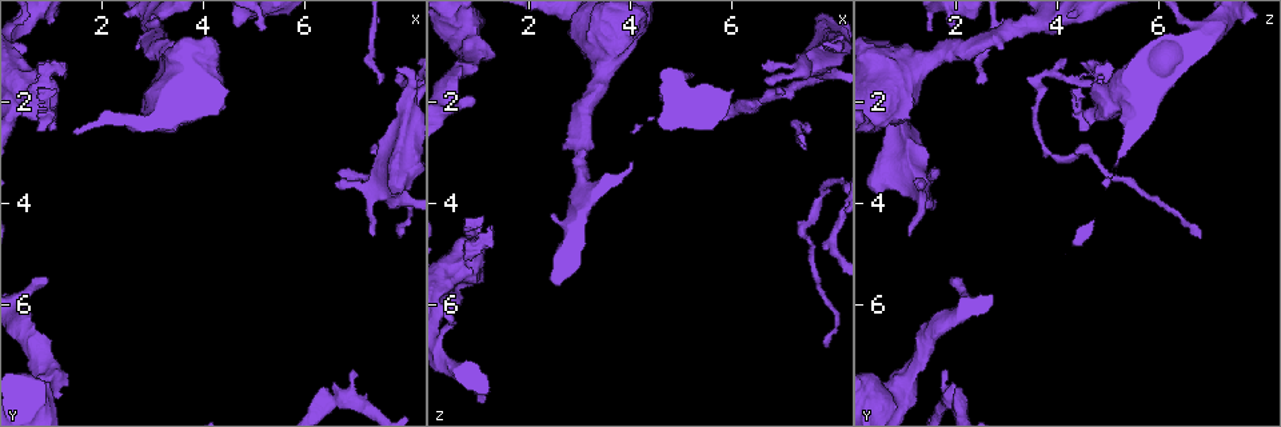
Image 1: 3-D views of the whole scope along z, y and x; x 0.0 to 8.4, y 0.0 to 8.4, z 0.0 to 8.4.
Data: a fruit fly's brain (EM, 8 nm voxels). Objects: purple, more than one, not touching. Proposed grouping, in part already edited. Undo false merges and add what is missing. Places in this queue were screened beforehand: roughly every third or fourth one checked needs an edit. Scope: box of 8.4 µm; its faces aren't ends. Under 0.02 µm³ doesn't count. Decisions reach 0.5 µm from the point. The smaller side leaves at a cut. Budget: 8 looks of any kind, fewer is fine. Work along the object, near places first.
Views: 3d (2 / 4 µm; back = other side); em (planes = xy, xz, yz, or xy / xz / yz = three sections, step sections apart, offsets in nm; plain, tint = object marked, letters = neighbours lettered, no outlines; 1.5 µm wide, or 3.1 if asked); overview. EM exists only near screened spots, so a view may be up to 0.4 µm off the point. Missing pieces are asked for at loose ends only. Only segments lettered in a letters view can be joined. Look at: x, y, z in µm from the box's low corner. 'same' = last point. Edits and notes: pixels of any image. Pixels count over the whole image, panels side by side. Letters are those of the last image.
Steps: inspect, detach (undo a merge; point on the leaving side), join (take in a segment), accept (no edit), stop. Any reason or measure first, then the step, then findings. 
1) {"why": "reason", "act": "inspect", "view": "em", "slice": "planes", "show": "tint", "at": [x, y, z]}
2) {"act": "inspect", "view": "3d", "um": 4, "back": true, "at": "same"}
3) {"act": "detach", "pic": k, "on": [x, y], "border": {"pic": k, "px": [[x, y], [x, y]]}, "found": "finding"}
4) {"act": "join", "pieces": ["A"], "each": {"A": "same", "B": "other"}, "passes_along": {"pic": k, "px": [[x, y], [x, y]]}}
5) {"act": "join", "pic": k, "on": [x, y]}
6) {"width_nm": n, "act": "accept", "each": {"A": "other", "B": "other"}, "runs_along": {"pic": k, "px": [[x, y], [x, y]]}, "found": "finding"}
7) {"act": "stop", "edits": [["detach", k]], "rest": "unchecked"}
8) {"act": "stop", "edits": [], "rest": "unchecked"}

{"why": "stops while still wide", "act": "inspect", "view": "em", "slice": "yz", "step": 8, "show": "letters", "at": [1.30, 7.40, 1.10]}

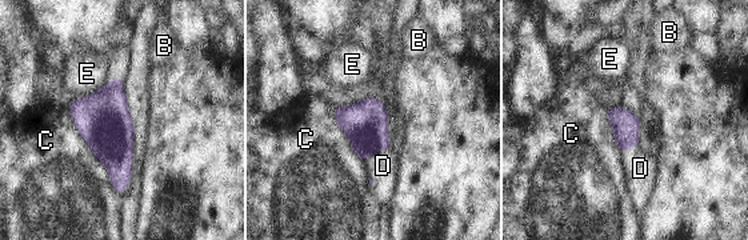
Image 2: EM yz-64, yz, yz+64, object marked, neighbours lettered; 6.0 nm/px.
{"act": "join", "pic": 2, "on": [383, 166], "each": {"B": "other", "C": "other", "D": "same", "E": "other"}, "passes_along": {"pic": 2, "px": [[364, 123], [376, 150], [383, 166]]}, "found": "the cell continues"}

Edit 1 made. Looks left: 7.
{"why": "redraw", "act": "inspect", "view": "overview"}

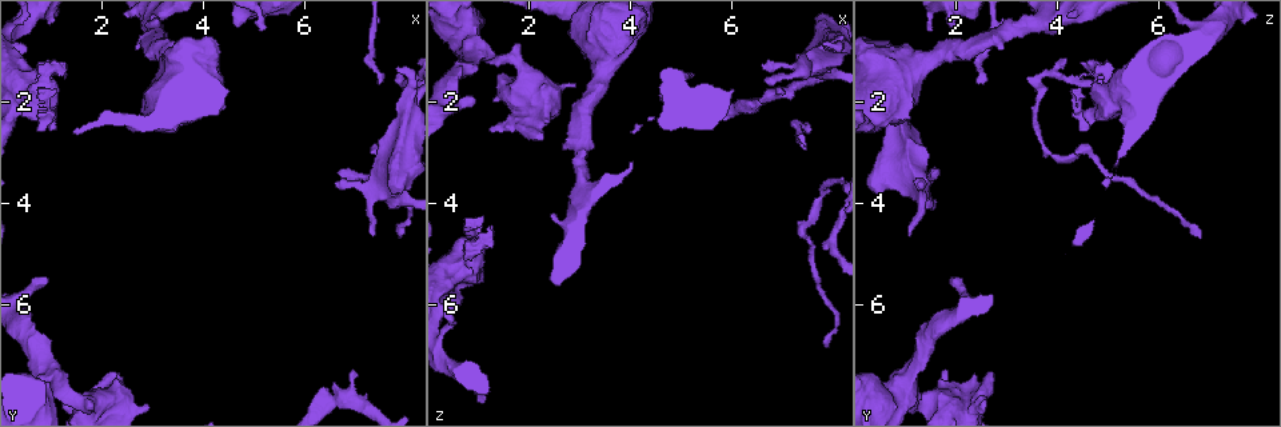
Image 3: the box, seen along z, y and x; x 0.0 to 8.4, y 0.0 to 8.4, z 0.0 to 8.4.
{"why": "tapers out", "act": "inspect", "view": "em", "slice": "yz", "step": 4, "show": "letters", "at": [7.40, 4.70, 1.10]}

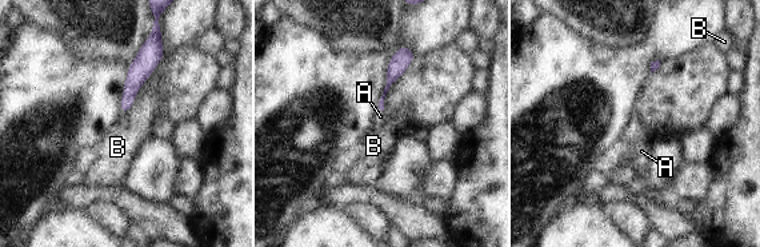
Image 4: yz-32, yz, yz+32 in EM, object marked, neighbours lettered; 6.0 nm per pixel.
{"why": "another direction", "act": "inspect", "view": "em", "slice": "planes", "show": "letters", "at": "same"}

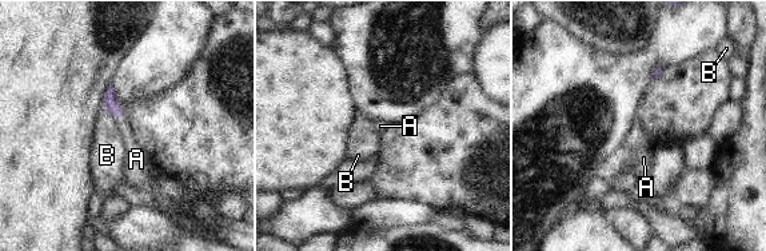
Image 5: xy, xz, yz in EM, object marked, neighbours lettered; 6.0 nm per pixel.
{"act": "join", "pic": 5, "on": [135, 155], "each": {"A": "same", "B": "other"}, "passes_along": {"pic": 5, "px": [[110, 102], [119, 118], [135, 155]]}, "found": "it goes on there"}

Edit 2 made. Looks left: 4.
{"why": "an open end", "act": "inspect", "view": "em", "slice": "planes", "show": "letters", "at": [7.95, 4.70, 6.80]}

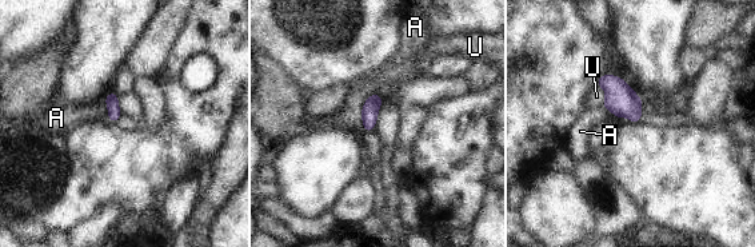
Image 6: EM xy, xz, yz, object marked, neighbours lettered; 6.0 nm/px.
{"longest_contact_nm": ["A", 260], "act": "accept", "each": {"A": "other", "U": "other"}, "border": {"pic": 6, "px": [[376, 92], [362, 108], [363, 131]]}, "found": "none of them fits"}

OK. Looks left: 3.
{"act": "stop", "edits": [["join", 2], ["join", 5]], "rest": "unchecked"}

